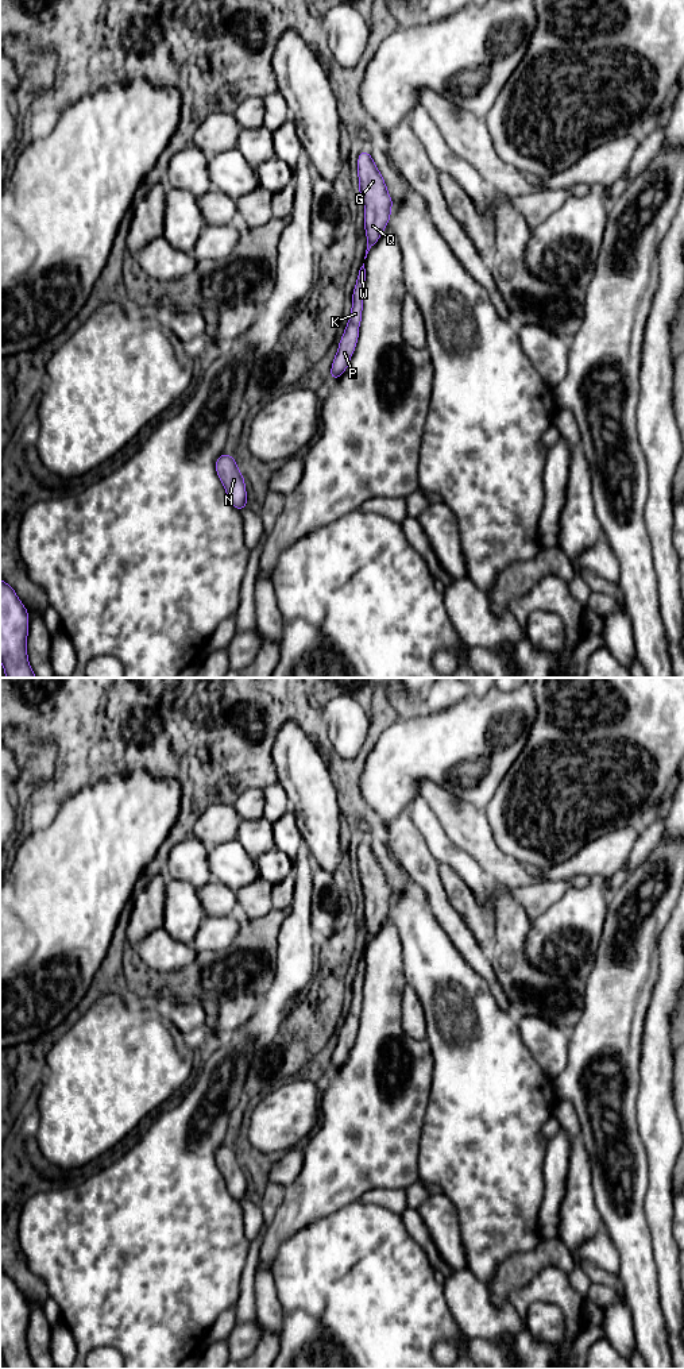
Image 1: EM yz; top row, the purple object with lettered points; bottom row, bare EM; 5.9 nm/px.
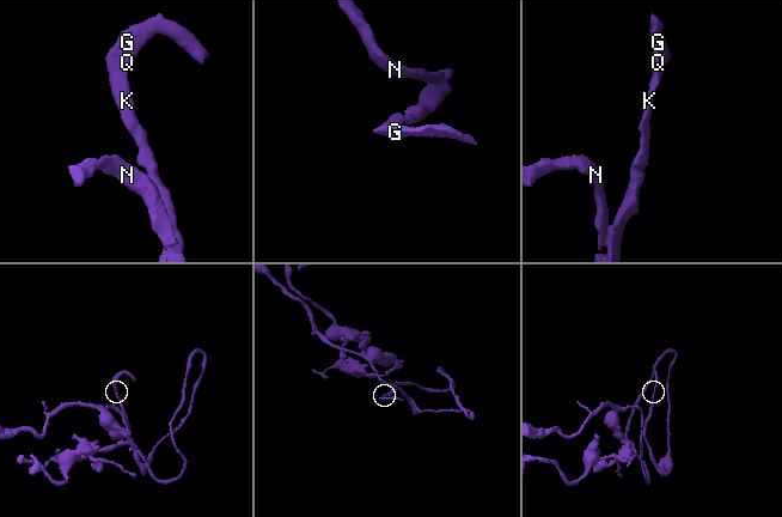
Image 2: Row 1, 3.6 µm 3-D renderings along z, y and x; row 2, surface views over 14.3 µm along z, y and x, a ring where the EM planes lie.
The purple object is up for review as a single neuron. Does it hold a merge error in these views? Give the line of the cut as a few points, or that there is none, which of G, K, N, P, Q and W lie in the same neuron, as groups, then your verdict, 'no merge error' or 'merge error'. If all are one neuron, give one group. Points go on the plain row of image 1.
no cut | G K N P Q W | no merge error

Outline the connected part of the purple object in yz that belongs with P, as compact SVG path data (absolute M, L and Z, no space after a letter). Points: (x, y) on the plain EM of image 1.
M363 955L363 957L359 961L356 976L352 986L351 1007L332 1054L331 1071L337 1071L347 1061L349 1050L355 1042L356 1033L359 1030L359 1017L362 1013L364 973L366 960Z

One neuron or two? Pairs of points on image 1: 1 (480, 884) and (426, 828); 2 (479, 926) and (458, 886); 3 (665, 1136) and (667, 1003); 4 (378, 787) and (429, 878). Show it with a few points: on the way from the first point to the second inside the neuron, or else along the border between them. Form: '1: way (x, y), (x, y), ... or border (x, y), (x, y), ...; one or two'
1: way (468, 871), (439, 841); one
2: way (476, 917), (459, 895); one
3: way (657, 1103), (657, 1036); one
4: border (409, 806), (389, 825); two

